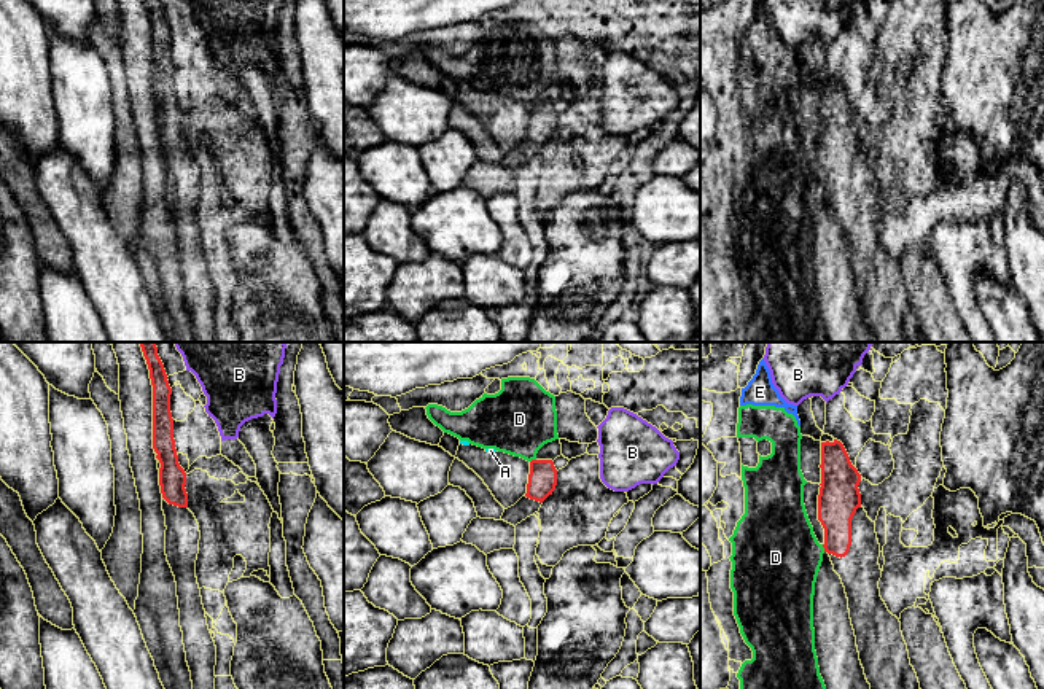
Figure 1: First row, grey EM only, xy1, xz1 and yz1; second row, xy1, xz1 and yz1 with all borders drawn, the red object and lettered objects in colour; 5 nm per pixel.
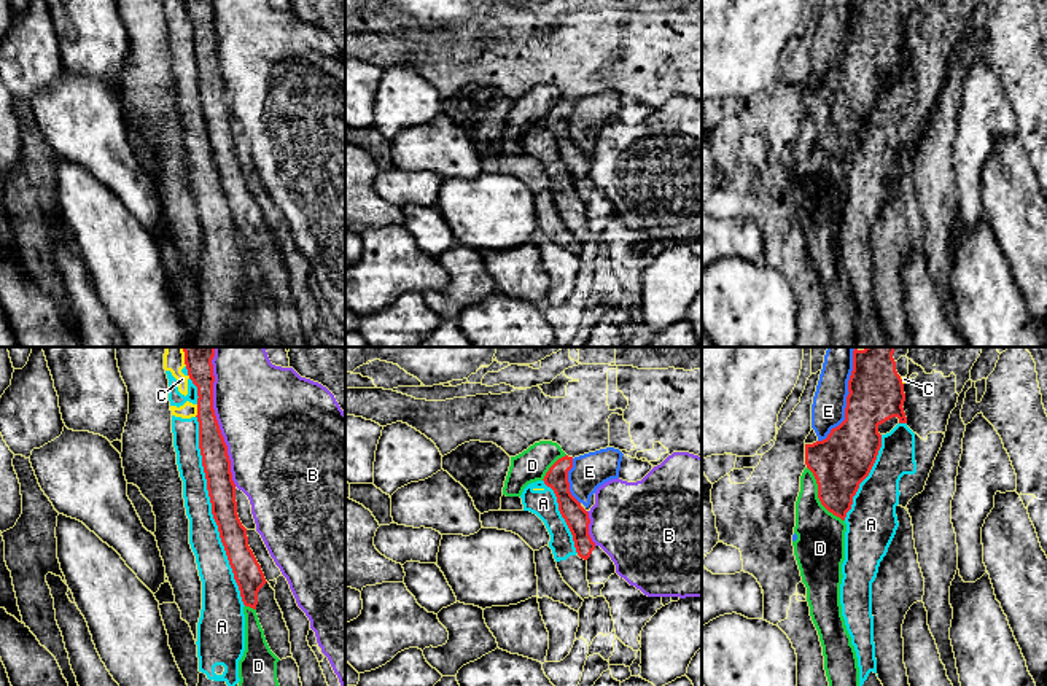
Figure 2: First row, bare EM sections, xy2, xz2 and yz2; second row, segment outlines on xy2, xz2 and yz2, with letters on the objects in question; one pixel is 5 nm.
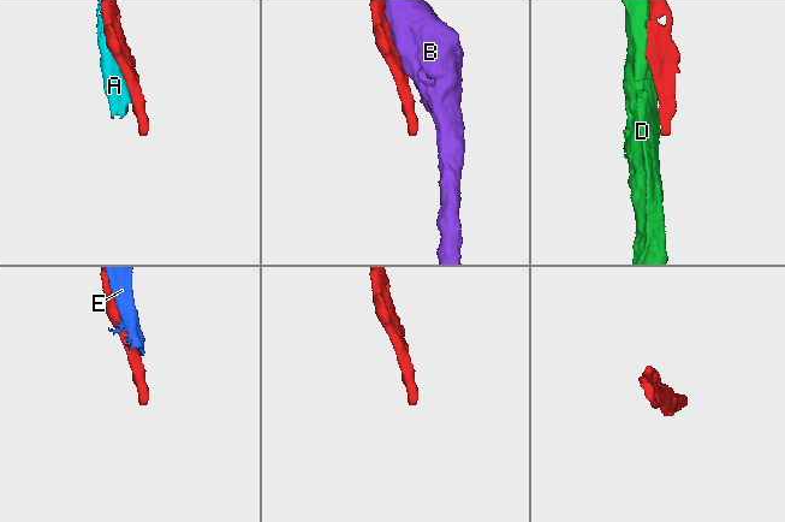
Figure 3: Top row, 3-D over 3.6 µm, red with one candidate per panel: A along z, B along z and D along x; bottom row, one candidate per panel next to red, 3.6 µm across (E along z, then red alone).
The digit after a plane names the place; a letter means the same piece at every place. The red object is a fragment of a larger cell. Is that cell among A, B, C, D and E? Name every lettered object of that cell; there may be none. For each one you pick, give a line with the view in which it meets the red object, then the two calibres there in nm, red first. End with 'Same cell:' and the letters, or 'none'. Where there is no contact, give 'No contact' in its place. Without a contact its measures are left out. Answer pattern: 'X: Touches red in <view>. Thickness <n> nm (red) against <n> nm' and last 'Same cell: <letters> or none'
Same cell: none

